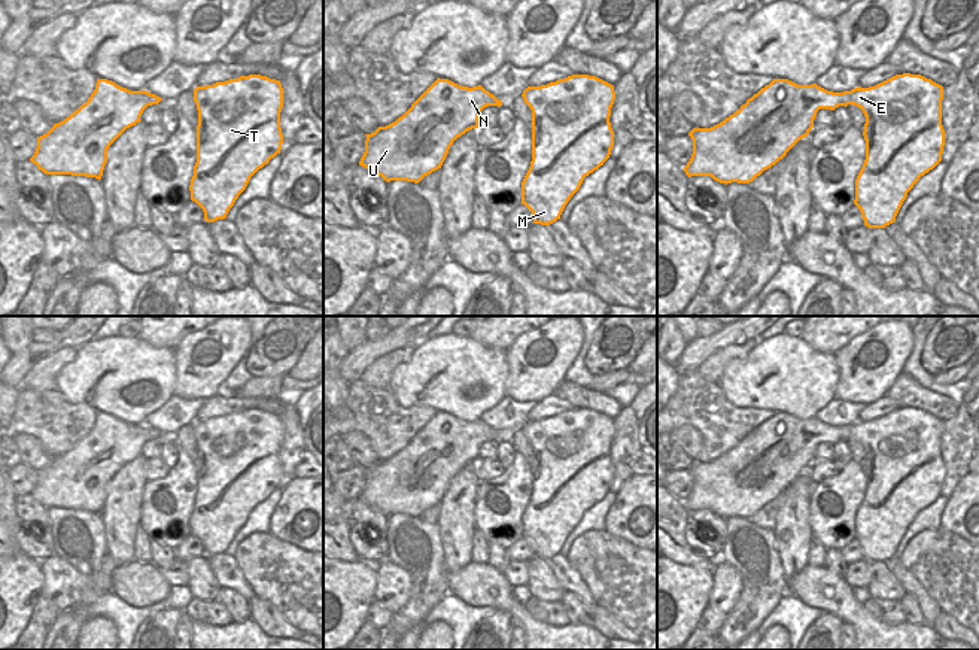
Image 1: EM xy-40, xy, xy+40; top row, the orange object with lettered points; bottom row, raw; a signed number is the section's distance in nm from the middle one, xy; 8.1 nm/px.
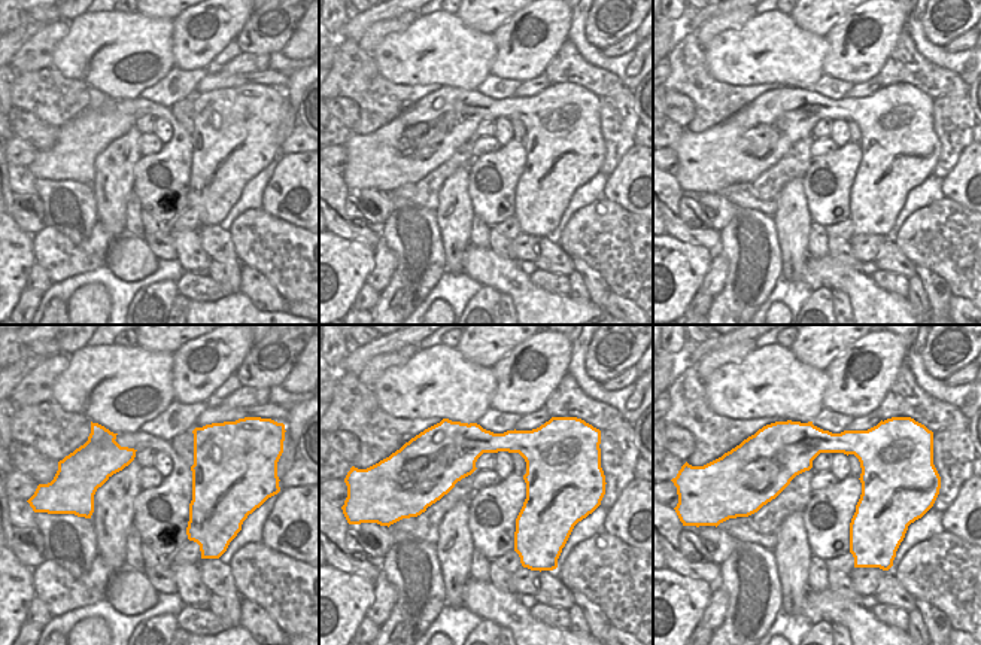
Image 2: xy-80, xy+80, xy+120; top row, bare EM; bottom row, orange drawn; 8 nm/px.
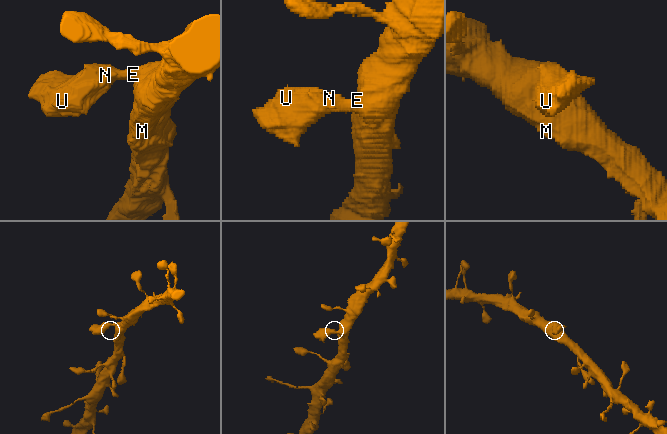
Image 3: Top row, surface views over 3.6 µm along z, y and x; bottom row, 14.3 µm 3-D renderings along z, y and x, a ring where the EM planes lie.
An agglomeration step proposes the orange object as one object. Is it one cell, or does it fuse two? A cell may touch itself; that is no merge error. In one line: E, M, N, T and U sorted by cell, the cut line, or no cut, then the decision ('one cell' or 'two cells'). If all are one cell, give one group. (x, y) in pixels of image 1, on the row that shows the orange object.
E M N T U | no cut | one cell

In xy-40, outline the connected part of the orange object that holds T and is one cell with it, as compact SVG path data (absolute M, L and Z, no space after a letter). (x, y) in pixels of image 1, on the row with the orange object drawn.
M249 75L197 86L194 101L198 110L198 125L197 162L189 185L191 200L203 209L207 222L215 222L226 218L250 177L280 154L283 88L280 81Z

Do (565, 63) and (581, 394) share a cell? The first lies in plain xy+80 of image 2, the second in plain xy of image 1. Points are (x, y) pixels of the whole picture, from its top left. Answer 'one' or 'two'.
one

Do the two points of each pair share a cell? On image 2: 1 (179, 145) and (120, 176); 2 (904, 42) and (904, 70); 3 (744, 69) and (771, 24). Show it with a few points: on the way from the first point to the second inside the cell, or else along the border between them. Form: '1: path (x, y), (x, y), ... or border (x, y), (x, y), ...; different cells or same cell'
1: border (142, 155), (134, 166), (134, 185), (131, 191); different cells
2: path (904, 49), (904, 63); same cell
3: path (746, 58), (768, 35); same cell

